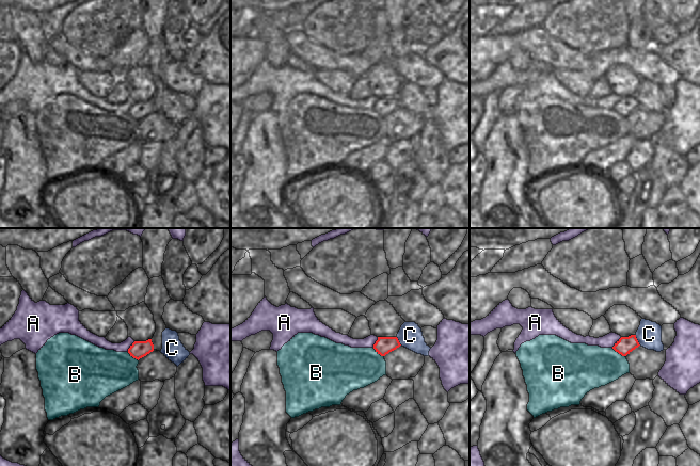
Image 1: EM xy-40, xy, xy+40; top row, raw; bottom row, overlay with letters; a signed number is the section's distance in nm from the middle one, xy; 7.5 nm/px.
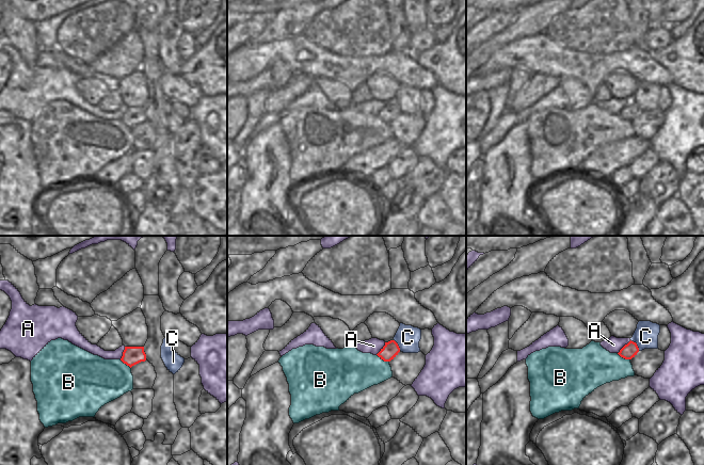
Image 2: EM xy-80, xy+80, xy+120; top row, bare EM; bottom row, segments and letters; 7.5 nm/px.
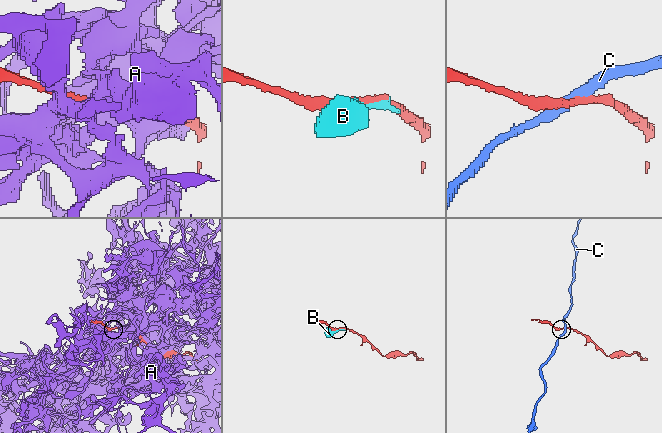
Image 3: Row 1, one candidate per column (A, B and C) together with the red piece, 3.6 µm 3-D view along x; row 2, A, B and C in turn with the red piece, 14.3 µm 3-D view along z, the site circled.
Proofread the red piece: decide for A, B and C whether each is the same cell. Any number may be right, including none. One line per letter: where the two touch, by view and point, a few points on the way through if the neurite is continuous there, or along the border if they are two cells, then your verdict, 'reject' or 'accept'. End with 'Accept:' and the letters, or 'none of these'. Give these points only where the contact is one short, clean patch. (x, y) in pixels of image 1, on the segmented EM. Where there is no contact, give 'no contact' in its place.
A: xy+40 (617, 342) | reject
B: xy (378, 352) | reject
C: xy+40 (637, 340) | along xy+40 (635, 335), (640, 344) | reject
Accept: none of these

